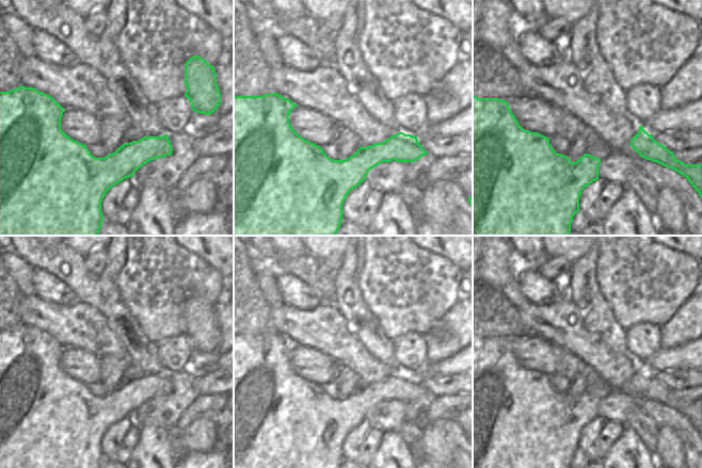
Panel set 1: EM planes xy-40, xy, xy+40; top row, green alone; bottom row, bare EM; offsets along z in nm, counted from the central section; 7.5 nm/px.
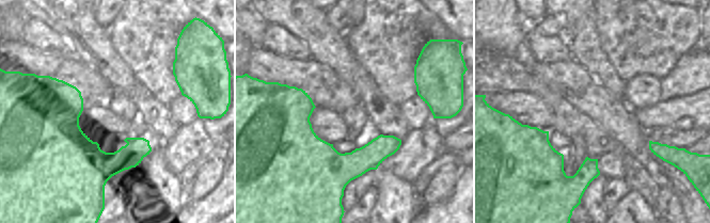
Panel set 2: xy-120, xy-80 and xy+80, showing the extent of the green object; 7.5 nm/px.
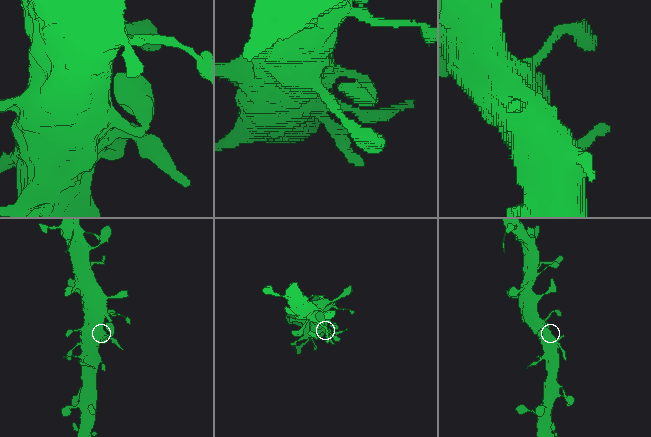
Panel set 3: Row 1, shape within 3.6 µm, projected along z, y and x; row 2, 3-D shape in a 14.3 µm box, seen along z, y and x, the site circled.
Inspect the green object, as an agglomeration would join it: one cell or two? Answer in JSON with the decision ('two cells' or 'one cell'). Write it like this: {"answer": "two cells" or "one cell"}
{"answer": "one cell"}

